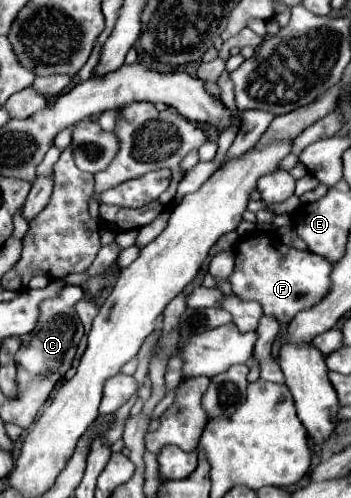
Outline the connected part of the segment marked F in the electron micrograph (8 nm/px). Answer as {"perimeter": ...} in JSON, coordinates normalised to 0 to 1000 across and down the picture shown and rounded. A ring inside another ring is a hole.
{"perimeter":[[[715,466],[670,490],[670,542],[652,566],[681,598],[738,606],[761,635],[783,635],[801,651],[818,651],[846,627],[903,610],[937,586],[943,542],[949,530],[909,510],[812,494],[755,466]]]}

